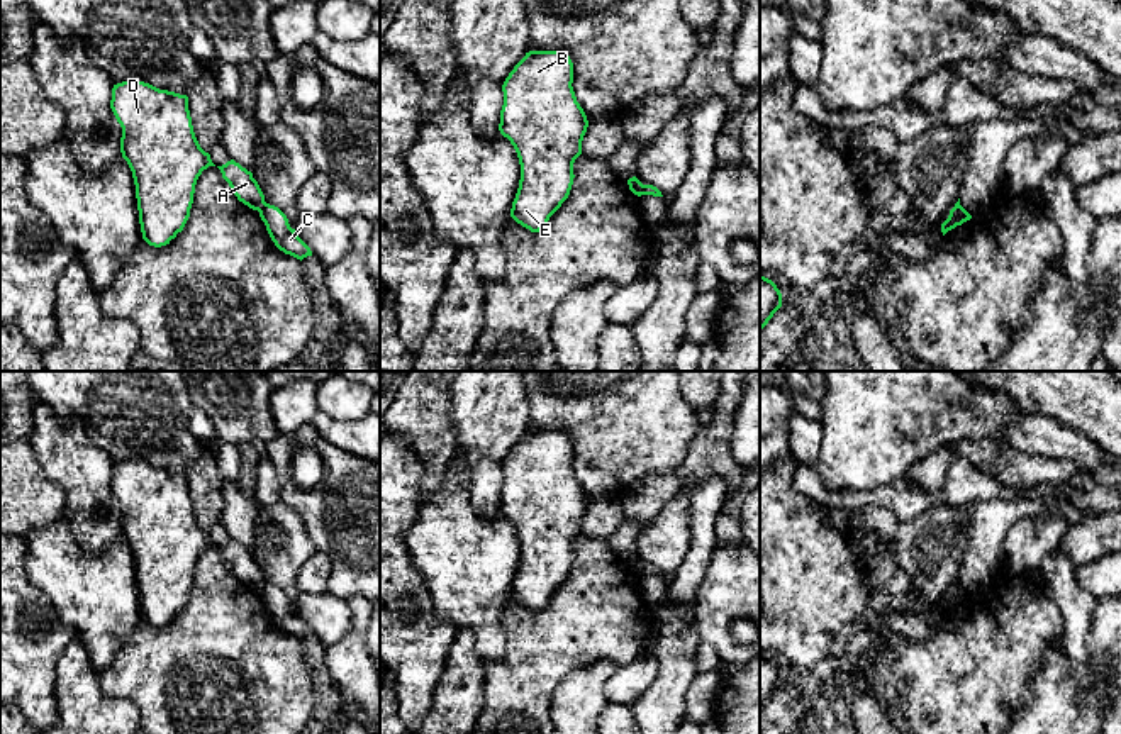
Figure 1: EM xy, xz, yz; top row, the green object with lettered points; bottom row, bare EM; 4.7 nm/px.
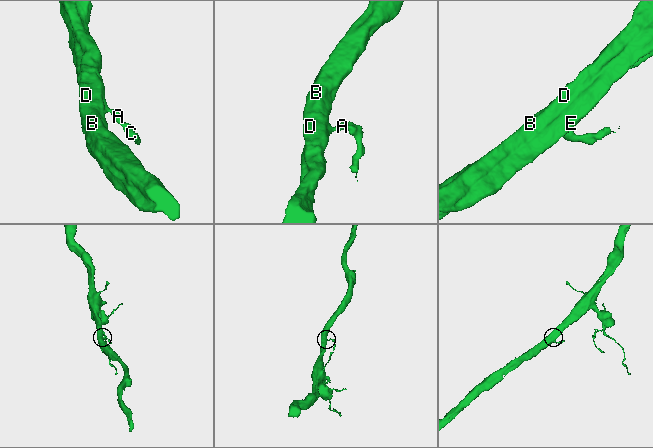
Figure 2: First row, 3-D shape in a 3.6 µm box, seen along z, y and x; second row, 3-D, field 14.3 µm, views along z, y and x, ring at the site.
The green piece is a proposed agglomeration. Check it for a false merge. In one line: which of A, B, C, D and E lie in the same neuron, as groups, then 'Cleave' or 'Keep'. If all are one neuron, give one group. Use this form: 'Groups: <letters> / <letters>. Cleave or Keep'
Groups: A B D E / C. Cleave

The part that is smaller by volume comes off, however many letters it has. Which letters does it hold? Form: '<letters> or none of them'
C

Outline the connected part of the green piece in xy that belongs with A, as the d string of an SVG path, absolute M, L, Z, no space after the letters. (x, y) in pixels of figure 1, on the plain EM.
M234 539L217 548L220 549L222 558L229 563L239 581L258 592L266 585L265 575L251 551L243 548Z

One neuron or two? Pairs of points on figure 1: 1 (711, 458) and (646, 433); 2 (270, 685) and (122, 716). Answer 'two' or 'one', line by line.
1: two
2: two

